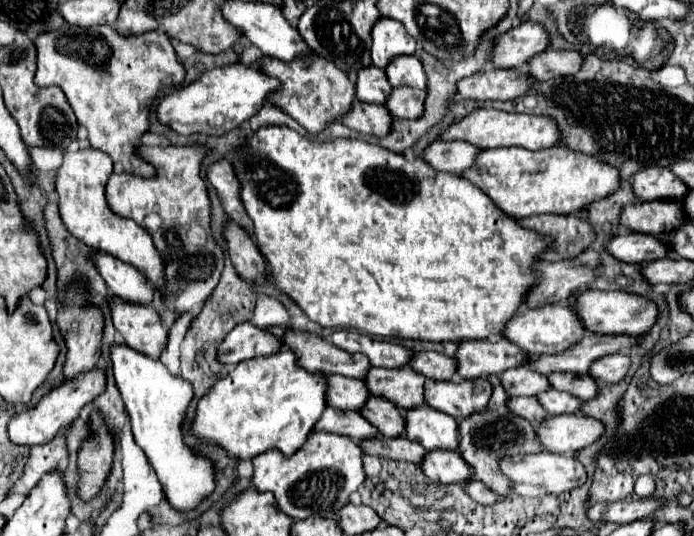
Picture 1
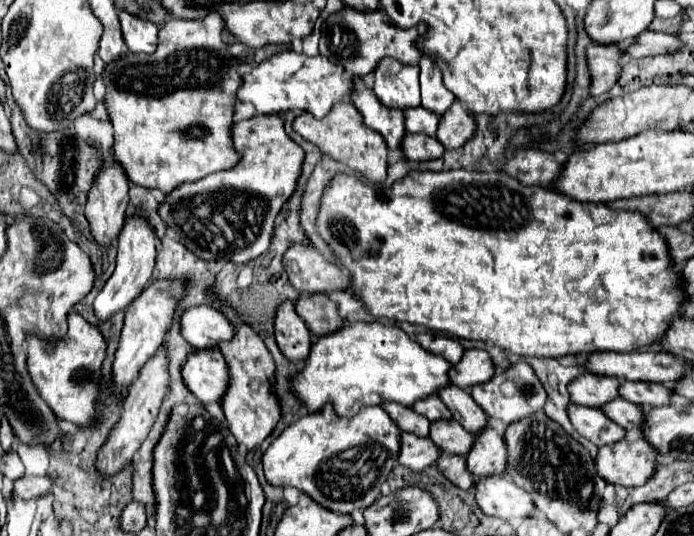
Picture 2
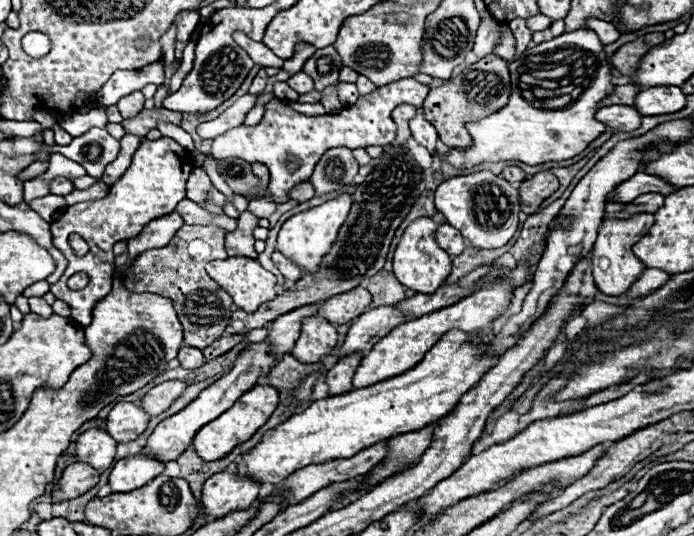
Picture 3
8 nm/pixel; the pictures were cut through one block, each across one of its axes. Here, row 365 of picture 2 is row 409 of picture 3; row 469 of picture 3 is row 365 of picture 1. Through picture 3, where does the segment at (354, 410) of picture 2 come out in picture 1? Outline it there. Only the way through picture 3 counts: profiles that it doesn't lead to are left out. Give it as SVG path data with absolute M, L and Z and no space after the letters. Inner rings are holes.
M282 348L266 358L252 358L218 380L198 402L194 432L202 440L216 442L236 458L254 458L278 448L286 456L294 454L312 434L314 424L326 410L326 374L310 374L298 364L290 348Z

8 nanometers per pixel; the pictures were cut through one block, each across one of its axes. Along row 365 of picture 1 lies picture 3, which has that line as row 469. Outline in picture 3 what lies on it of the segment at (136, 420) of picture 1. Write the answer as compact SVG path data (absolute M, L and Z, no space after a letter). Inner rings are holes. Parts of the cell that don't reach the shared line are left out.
M128 456L114 464L108 476L108 486L112 488L112 492L130 492L142 484L148 484L154 476L162 474L162 470L164 464L158 464L148 456Z

